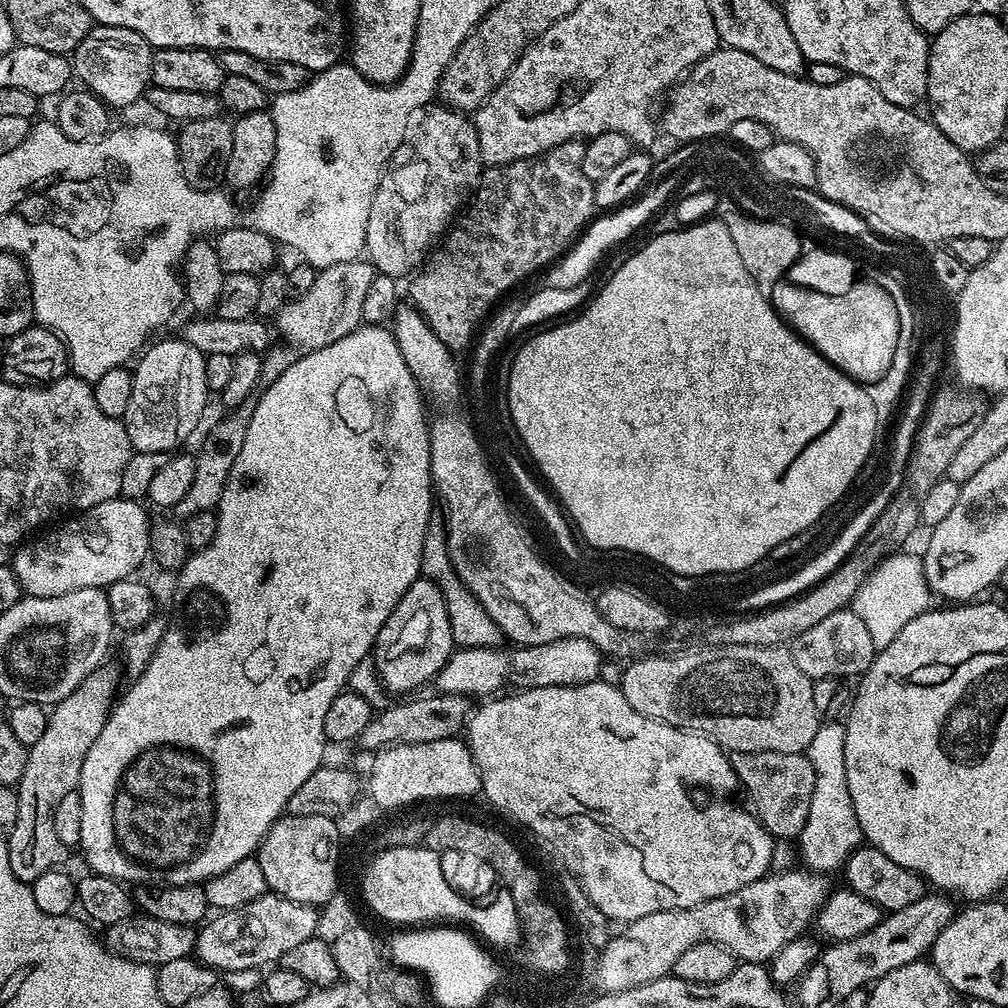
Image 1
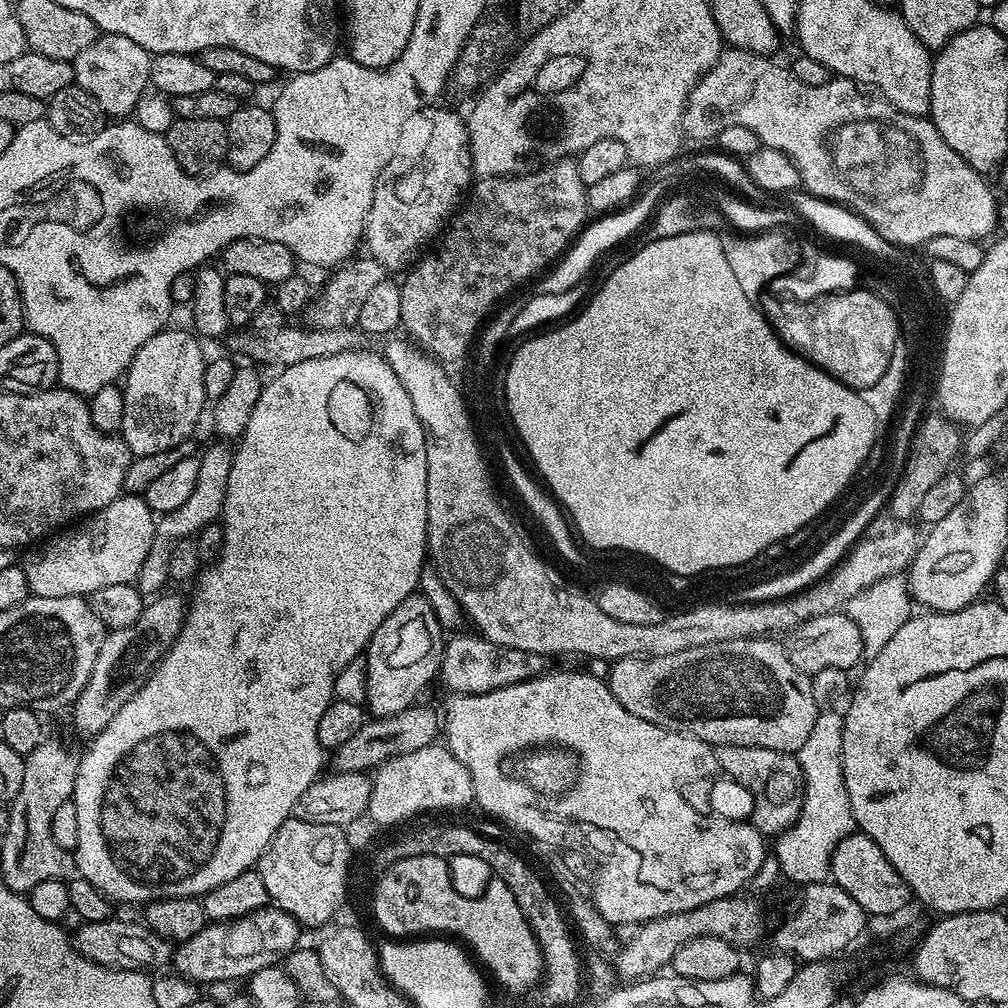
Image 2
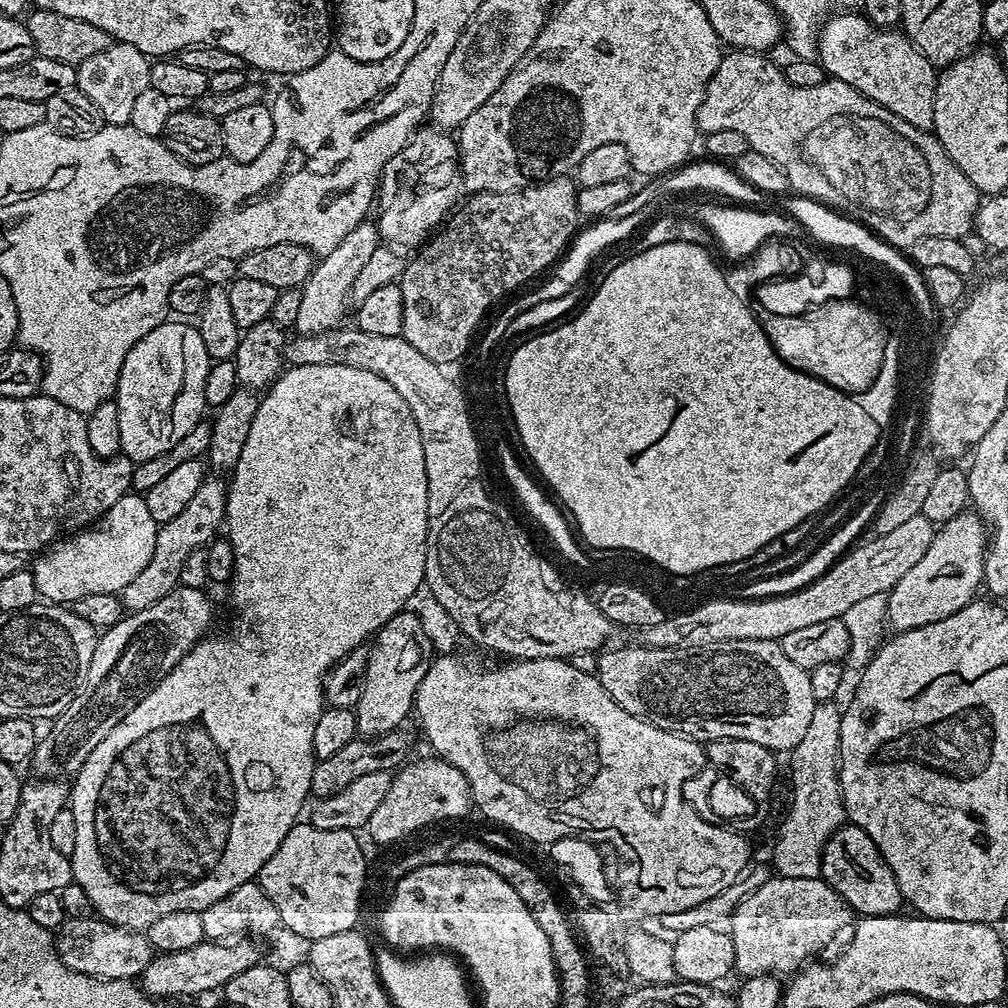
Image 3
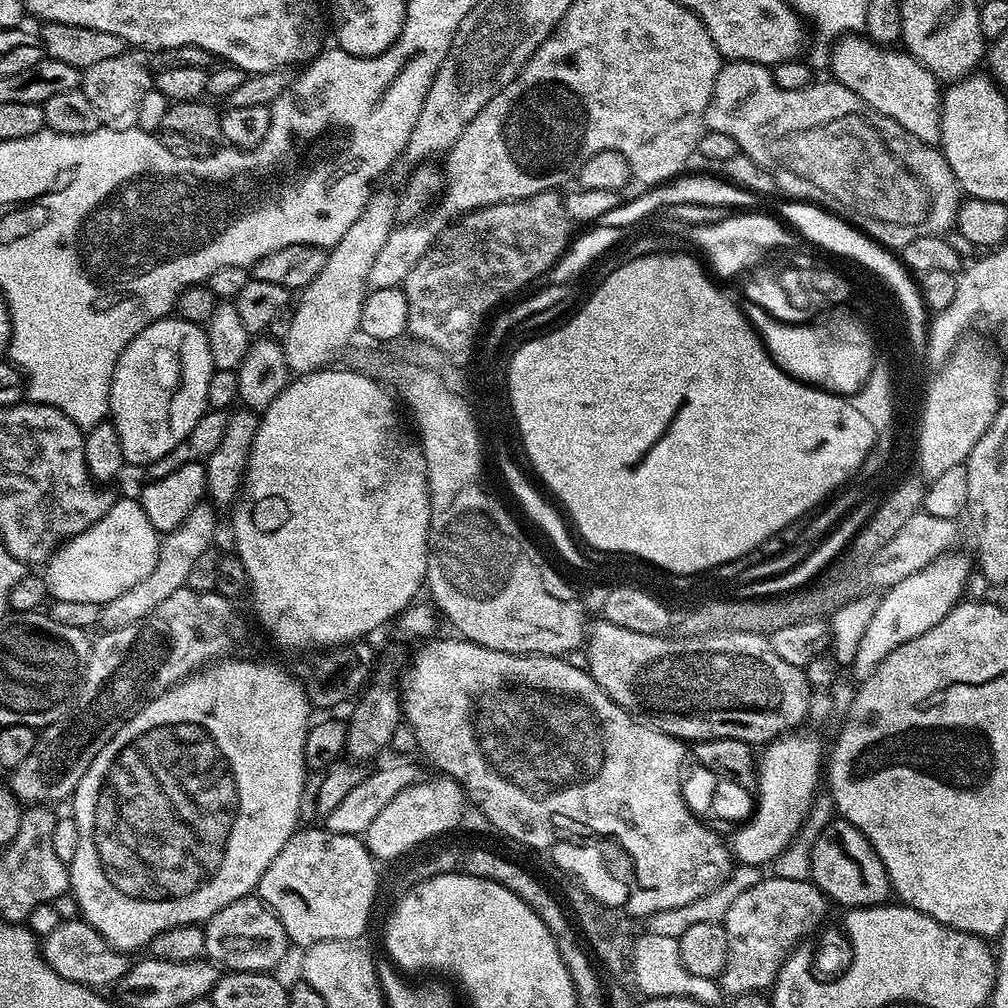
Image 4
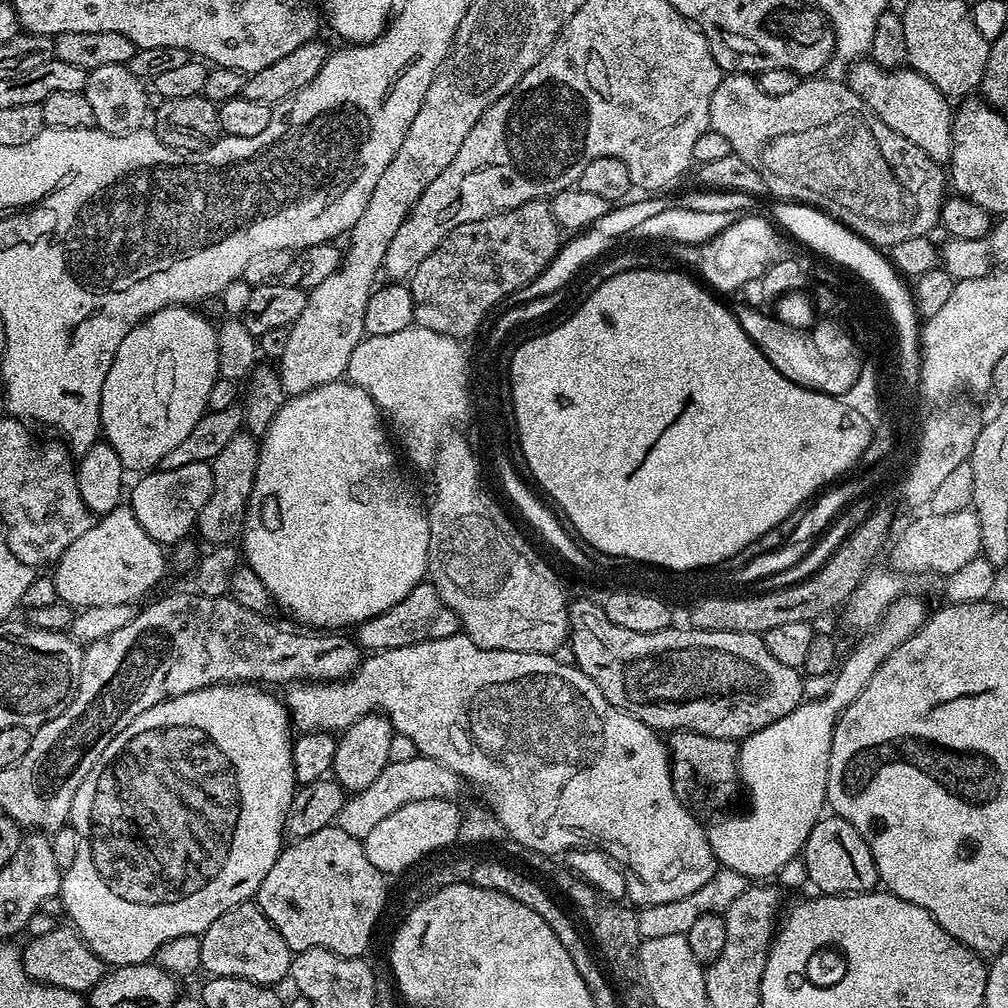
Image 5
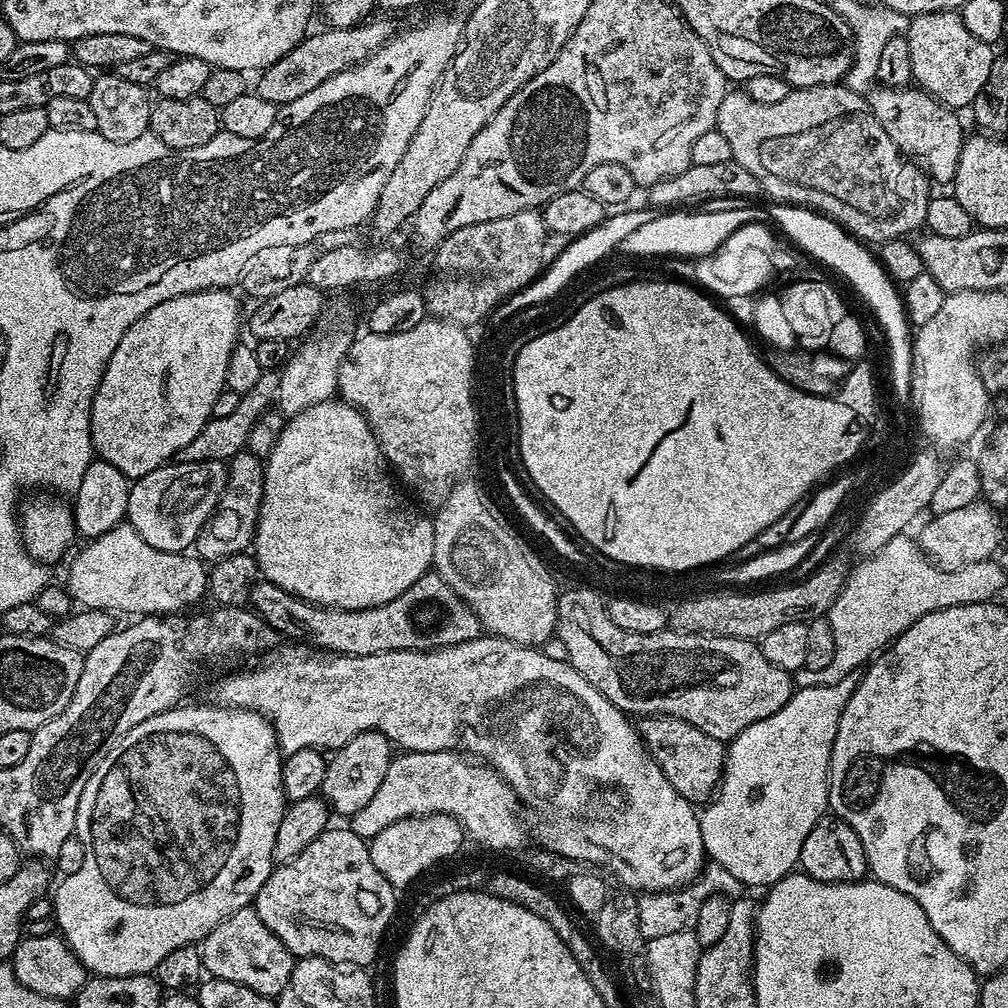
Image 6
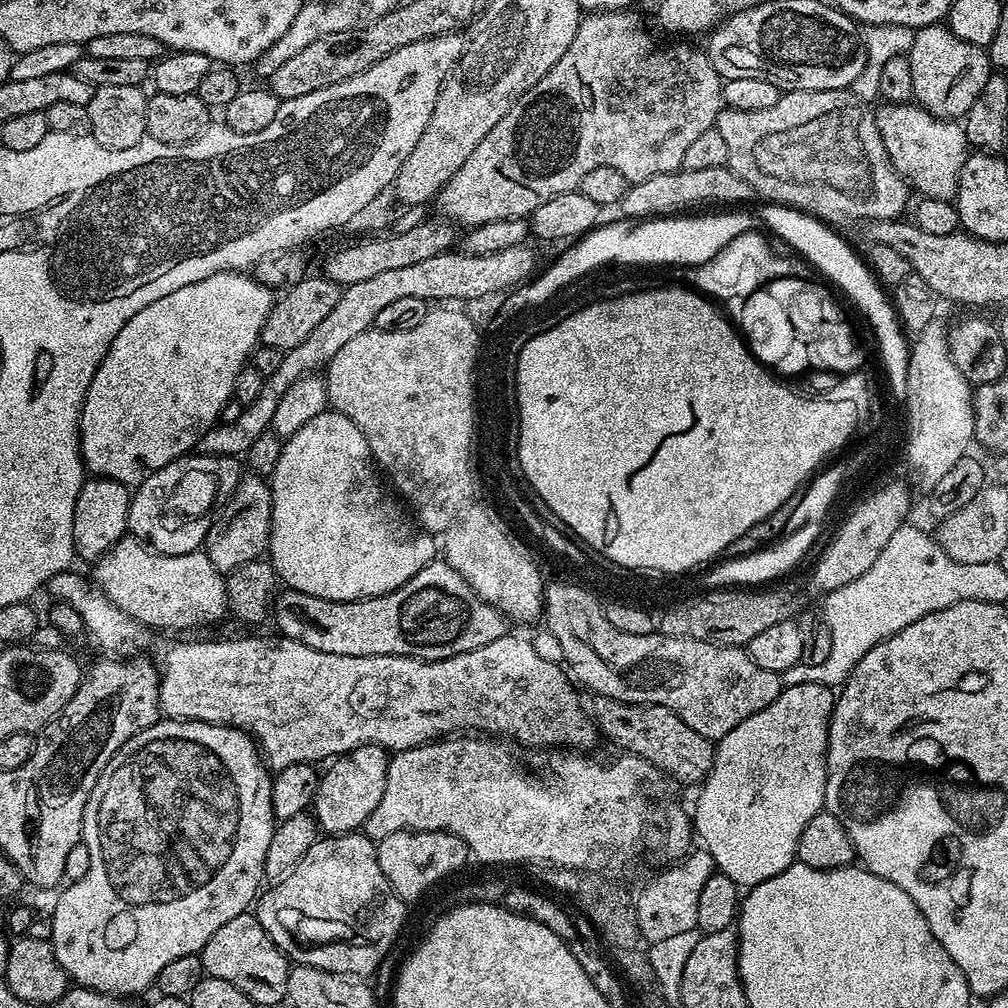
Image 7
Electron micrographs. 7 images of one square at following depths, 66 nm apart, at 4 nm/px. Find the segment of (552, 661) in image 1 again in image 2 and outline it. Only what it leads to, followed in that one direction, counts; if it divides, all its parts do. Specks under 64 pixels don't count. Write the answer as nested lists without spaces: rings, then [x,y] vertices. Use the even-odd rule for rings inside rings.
[[[466,633],[453,635],[456,637],[453,639],[451,637],[445,643],[444,657],[438,674],[441,682],[443,680],[451,693],[459,695],[486,693],[492,689],[529,680],[547,669],[548,660],[545,656],[490,642],[479,634]]]

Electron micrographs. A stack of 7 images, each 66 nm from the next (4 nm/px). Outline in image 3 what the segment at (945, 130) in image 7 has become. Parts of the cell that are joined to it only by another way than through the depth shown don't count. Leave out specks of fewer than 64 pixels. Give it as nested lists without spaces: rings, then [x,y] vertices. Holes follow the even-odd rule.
[[[856,10],[837,12],[820,25],[820,55],[825,73],[846,82],[866,98],[898,114],[902,122],[925,130],[934,122],[934,94],[937,69],[912,44],[912,39],[896,28],[878,28]]]

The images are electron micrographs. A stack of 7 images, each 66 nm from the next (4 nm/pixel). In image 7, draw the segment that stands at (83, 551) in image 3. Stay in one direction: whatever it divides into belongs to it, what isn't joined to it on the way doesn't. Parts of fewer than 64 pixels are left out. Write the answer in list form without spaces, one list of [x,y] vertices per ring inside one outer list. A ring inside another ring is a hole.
[[[125,538],[95,561],[94,568],[94,583],[105,598],[117,604],[131,620],[148,630],[169,628],[172,632],[184,632],[187,628],[204,628],[207,624],[218,623],[228,612],[224,576],[203,550],[181,556],[163,556],[161,552],[152,551],[135,538]]]

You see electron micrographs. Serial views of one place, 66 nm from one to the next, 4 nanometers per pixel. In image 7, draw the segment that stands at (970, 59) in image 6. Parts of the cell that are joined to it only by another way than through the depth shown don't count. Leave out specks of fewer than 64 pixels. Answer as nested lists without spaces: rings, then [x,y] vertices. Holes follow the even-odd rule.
[[[943,23],[917,28],[915,34],[914,46],[910,46],[907,54],[915,103],[938,118],[959,121],[974,106],[978,94],[982,94],[982,86],[994,75],[987,51],[958,38]]]

